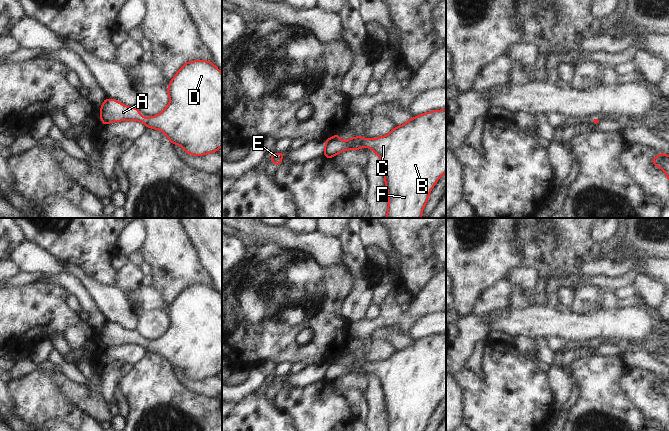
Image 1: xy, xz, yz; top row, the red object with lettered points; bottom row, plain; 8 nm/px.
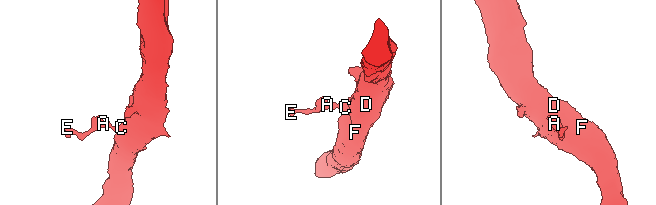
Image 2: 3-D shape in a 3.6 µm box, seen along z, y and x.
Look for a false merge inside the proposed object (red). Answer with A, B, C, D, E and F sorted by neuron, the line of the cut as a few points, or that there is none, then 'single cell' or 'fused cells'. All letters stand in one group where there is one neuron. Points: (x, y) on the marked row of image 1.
groups A B C D E F; cut none; single cell

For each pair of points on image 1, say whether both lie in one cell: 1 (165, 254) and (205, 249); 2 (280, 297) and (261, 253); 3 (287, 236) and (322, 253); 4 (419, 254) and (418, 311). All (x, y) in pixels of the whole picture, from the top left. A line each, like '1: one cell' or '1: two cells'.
1: two cells
2: one cell
3: one cell
4: two cells

